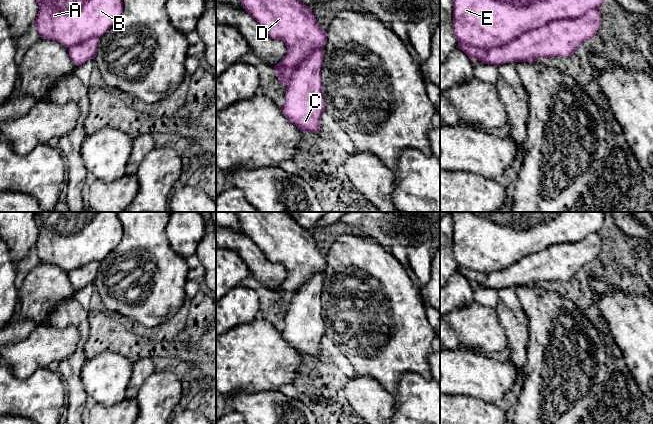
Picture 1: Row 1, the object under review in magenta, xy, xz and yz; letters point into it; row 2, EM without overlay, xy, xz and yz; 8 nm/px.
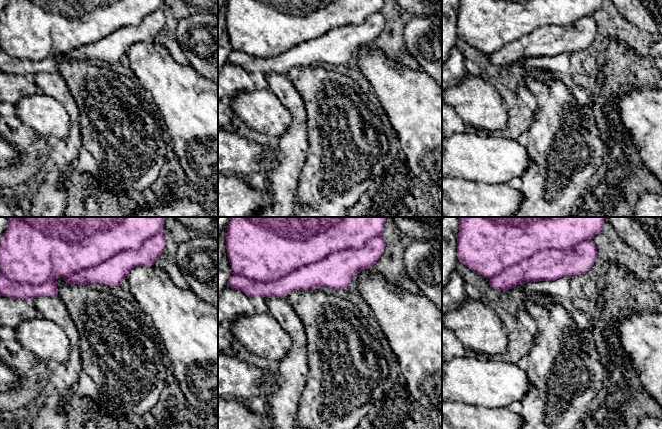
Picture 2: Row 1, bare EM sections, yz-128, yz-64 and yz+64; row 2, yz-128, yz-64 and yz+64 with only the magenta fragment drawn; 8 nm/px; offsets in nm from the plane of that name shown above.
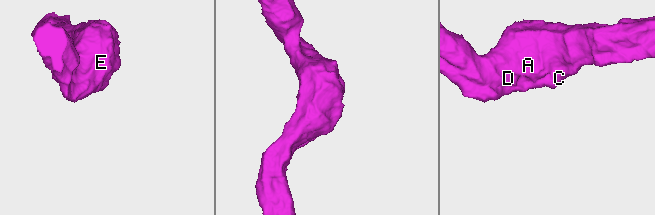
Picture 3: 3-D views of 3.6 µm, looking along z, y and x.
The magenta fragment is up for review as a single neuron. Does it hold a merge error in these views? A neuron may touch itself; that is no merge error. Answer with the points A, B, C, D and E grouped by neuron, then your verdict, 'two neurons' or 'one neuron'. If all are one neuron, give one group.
A B C D E | one neuron

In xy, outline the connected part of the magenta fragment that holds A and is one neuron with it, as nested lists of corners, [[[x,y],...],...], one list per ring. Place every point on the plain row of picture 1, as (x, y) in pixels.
[[[35,212],[35,222],[39,235],[34,248],[40,261],[66,271],[77,290],[94,283],[99,262],[118,246],[123,237],[118,212]]]

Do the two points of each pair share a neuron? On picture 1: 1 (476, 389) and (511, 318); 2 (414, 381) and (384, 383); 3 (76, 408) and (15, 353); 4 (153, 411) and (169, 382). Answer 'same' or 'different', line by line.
1: different
2: different
3: different
4: same

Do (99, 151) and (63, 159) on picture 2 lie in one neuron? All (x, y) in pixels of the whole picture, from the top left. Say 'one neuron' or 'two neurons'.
one neuron

